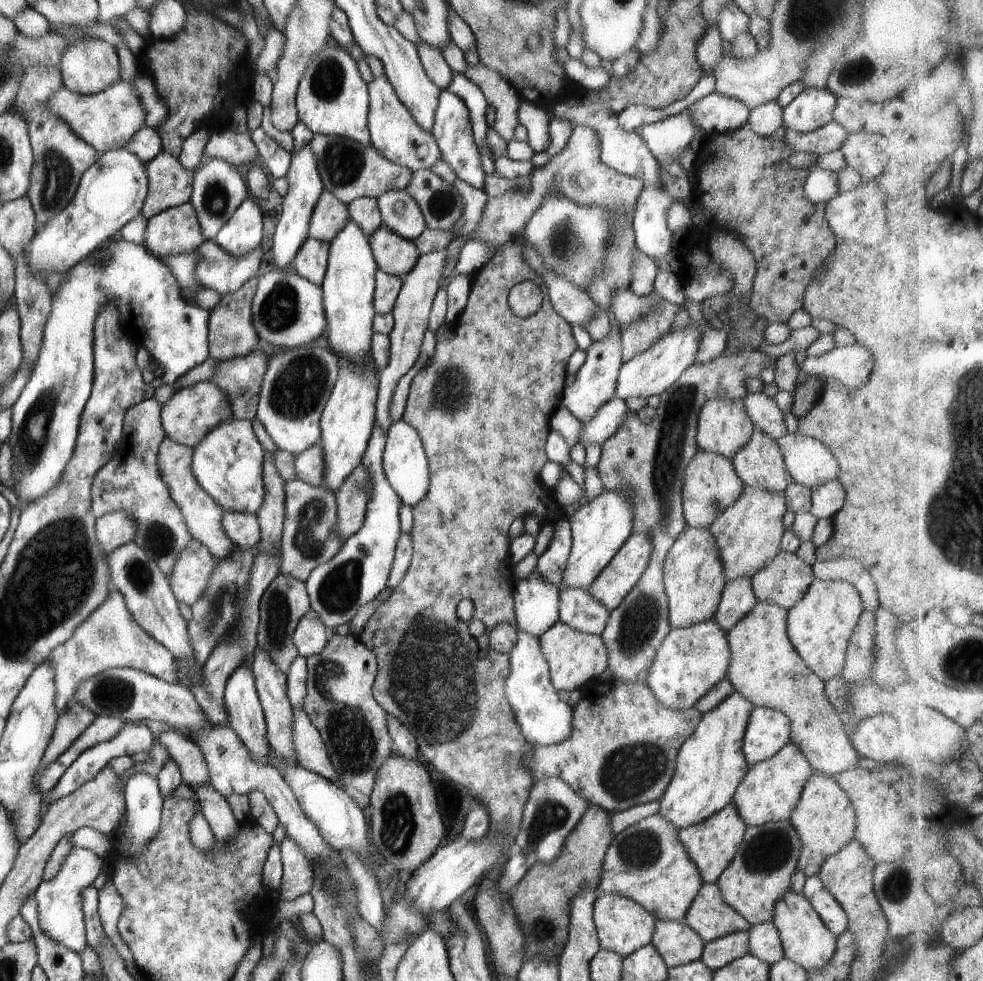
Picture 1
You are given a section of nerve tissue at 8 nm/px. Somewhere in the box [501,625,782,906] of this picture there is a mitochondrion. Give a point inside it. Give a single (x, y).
(630, 772)

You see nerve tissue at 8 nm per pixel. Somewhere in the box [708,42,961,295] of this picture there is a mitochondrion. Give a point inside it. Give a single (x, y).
(857, 71)

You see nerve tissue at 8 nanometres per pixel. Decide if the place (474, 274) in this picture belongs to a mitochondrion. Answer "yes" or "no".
no

